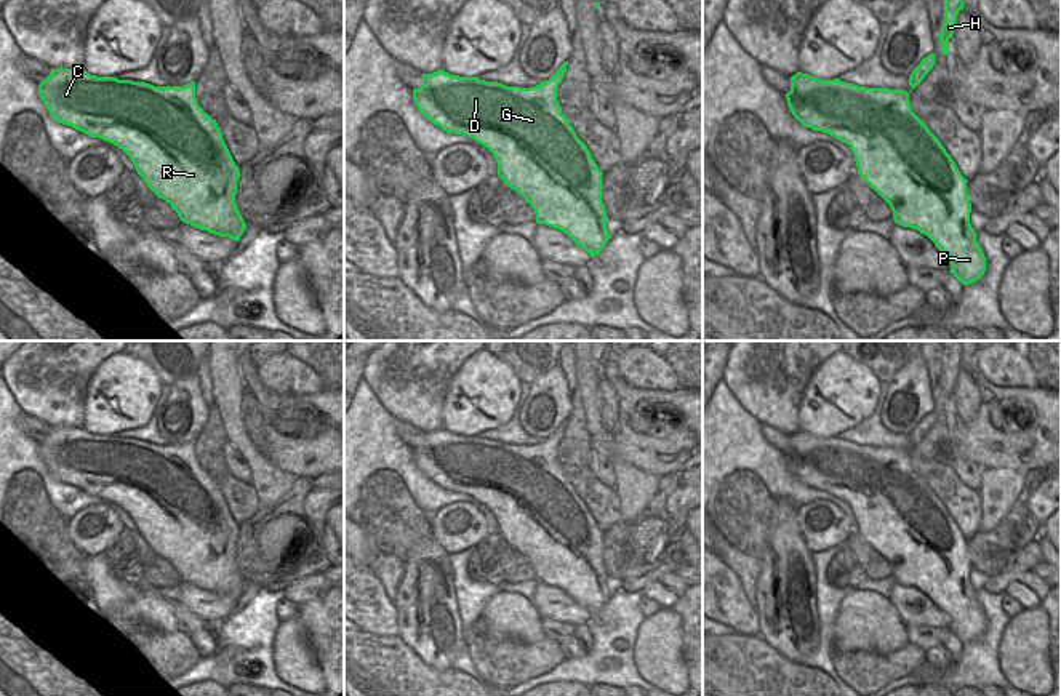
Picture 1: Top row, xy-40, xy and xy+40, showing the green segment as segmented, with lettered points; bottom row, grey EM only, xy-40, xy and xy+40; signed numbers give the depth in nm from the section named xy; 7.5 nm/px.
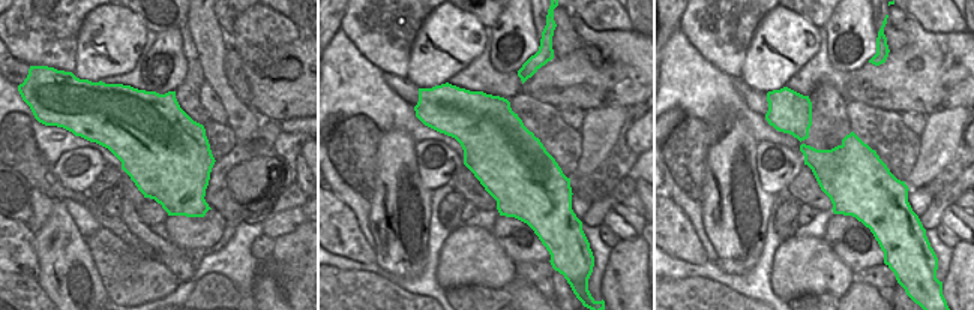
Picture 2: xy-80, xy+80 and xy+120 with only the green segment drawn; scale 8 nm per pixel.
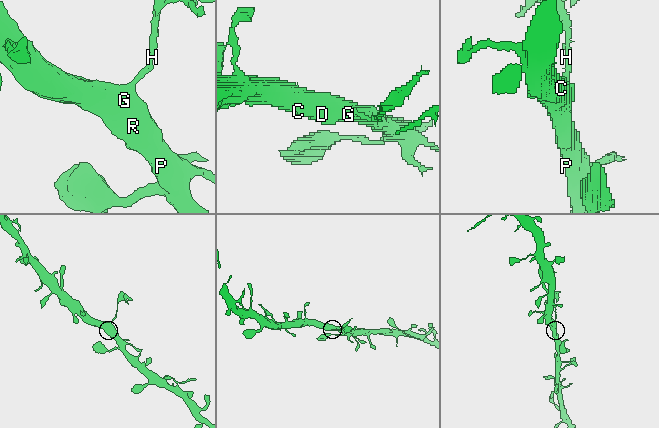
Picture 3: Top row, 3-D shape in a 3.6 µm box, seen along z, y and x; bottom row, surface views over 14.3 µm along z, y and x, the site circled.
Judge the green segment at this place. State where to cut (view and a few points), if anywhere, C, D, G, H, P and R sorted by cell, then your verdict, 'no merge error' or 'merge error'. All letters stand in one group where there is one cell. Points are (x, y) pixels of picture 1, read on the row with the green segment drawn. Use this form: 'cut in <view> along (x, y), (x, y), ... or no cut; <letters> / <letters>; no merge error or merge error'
cut in xy+40 along (911, 76), (919, 82); C D G P R / H; merge error

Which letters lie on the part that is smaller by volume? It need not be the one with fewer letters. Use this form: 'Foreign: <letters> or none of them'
Foreign: H.

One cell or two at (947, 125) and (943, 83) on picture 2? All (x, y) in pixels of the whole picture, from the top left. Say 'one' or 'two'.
two

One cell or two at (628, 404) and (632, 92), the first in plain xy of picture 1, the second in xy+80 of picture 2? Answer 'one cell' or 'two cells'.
one cell

